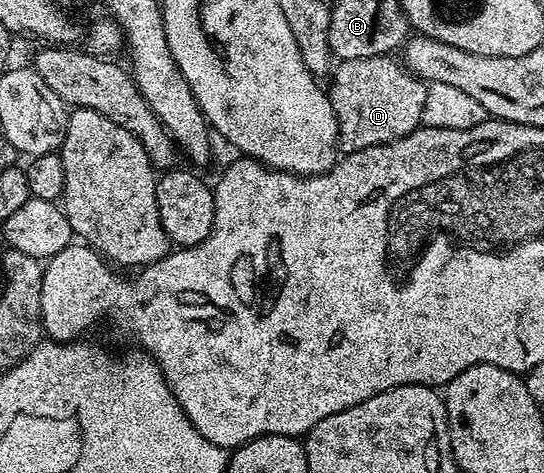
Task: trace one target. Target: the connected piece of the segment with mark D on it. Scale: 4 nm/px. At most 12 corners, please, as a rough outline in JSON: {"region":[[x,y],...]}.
{"region":[[392,56],[346,58],[326,93],[341,155],[422,125],[427,85]]}

